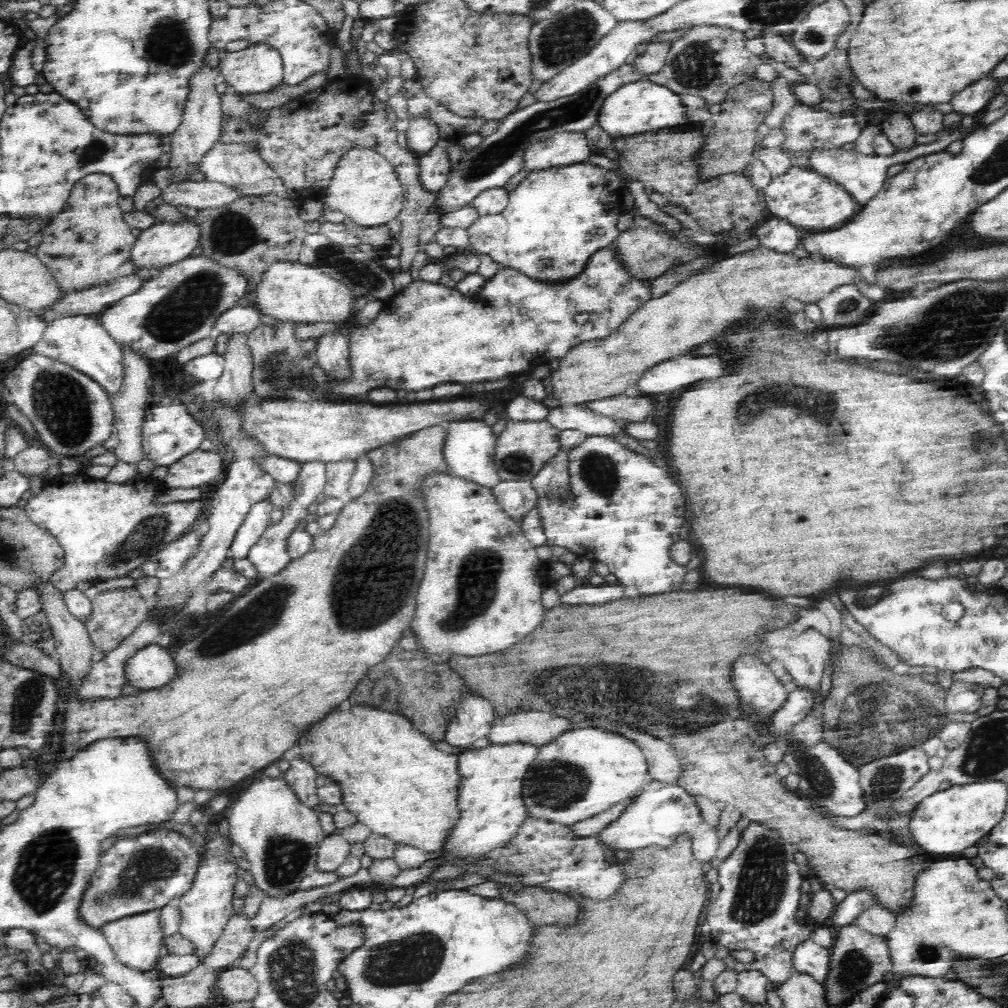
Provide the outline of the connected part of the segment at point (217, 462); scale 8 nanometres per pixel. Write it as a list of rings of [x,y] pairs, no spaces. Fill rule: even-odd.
[[[198,448],[168,467],[164,483],[168,488],[200,487],[215,482],[223,468],[218,451]]]

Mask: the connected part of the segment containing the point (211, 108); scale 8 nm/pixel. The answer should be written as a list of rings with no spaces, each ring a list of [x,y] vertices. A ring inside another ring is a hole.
[[[202,63],[194,69],[188,79],[188,92],[186,93],[186,106],[184,106],[182,122],[179,128],[172,134],[171,142],[171,169],[174,169],[174,179],[172,182],[186,180],[186,173],[196,170],[193,165],[201,156],[221,138],[221,131],[225,117],[221,110],[221,99],[223,94],[218,92],[218,74],[217,67],[208,66]]]

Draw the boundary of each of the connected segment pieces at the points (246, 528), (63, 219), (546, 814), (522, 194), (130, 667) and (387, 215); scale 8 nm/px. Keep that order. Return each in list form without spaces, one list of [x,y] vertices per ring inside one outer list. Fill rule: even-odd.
[[[262,502],[252,506],[252,510],[243,520],[236,531],[229,548],[229,556],[235,559],[247,558],[250,549],[258,544],[266,528],[269,526],[269,512],[272,506],[268,502]]]
[[[92,174],[76,183],[70,189],[62,212],[43,228],[43,242],[37,246],[37,257],[50,268],[59,288],[56,300],[62,302],[68,294],[132,274],[129,251],[136,236],[131,230],[123,219],[119,192],[110,176]]]
[[[582,728],[537,748],[521,782],[526,819],[564,826],[631,799],[648,780],[647,764],[633,743],[594,728]]]
[[[573,163],[563,168],[531,173],[507,192],[508,204],[502,212],[479,216],[466,230],[477,254],[488,256],[499,267],[507,268],[532,282],[562,287],[586,270],[590,258],[619,238],[616,223],[621,218],[620,181],[612,170],[594,164]]]
[[[150,644],[140,648],[124,664],[125,684],[151,689],[168,682],[175,673],[174,660],[165,648]]]
[[[352,147],[340,155],[321,199],[330,210],[339,210],[354,223],[371,227],[396,218],[405,196],[395,166],[384,155],[373,148]]]

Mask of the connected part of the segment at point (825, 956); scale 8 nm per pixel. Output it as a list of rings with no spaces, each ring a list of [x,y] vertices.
[[[810,940],[796,948],[793,956],[794,970],[809,976],[816,984],[824,987],[830,974],[830,956],[832,956],[831,948],[821,947]]]

